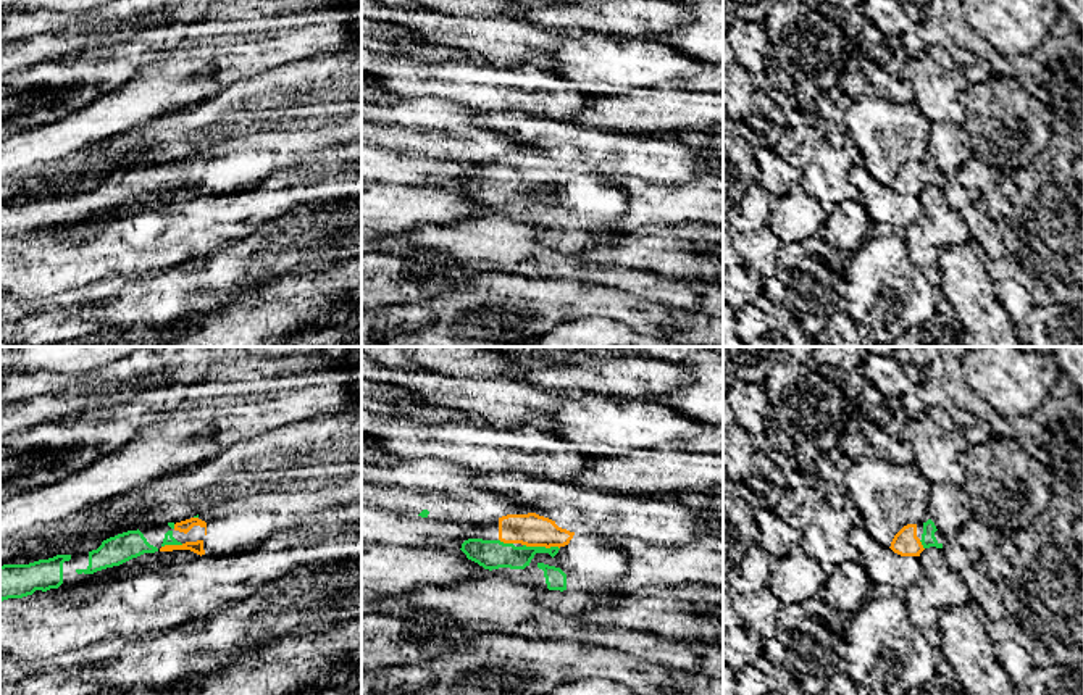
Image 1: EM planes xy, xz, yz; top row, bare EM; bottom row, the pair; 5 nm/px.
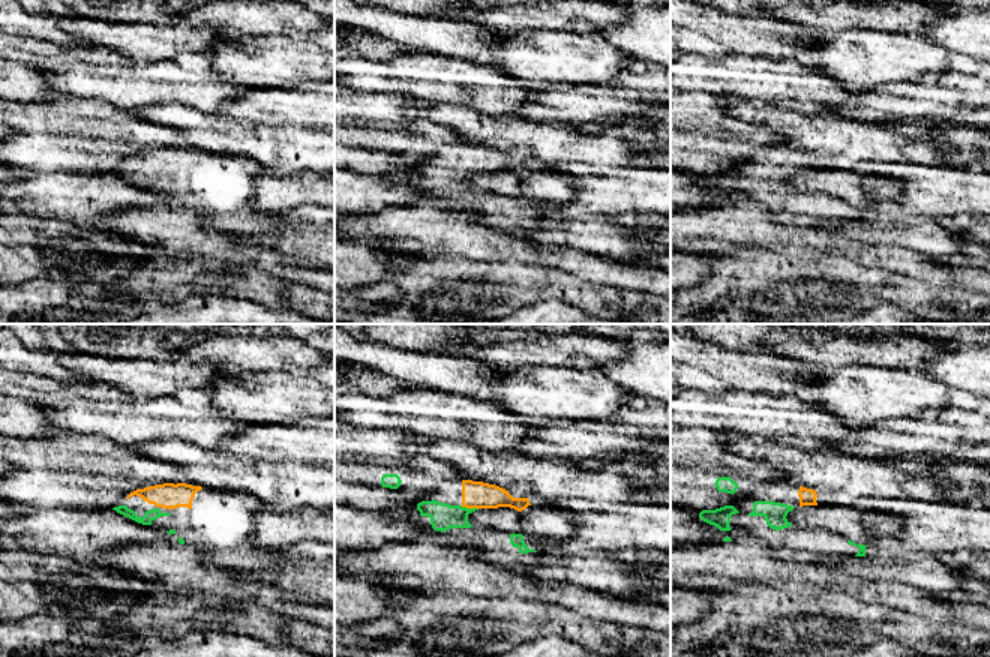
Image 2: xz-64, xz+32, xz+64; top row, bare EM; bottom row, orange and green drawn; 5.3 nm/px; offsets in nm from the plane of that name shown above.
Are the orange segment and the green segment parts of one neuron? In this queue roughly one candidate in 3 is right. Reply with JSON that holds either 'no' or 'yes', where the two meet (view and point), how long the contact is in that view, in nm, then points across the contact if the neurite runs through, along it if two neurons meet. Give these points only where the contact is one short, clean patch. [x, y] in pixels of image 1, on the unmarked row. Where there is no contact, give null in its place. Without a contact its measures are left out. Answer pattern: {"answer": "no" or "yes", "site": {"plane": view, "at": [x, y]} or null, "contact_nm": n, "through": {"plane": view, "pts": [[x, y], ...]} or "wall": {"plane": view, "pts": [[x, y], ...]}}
{"answer": "yes", "site": {"plane": "xz", "at": [541, 184]}, "contact_nm": 190, "through": {"plane": "xz", "pts": [[531, 168], [541, 184], [525, 192], [493, 192]]}}

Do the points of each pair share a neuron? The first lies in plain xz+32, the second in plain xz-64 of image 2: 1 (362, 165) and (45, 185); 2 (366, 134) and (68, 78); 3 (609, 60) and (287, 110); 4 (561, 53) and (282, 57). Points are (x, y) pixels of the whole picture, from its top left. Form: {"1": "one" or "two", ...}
{"1": "two", "2": "two", "3": "two", "4": "one"}

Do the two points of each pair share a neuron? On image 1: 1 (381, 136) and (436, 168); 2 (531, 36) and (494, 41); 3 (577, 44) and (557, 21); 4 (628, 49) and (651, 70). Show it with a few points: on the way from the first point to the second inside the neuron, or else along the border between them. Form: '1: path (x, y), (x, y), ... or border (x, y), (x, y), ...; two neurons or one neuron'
1: path (394, 149), (402, 150), (423, 168); one neuron
2: path (522, 41), (504, 41); one neuron
3: border (565, 29), (604, 31); two neurons
4: path (633, 54), (646, 65); one neuron

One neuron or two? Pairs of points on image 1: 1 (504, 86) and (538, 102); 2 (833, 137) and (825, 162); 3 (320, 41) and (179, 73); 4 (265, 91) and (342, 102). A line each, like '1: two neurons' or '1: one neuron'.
1: one neuron
2: two neurons
3: one neuron
4: one neuron

